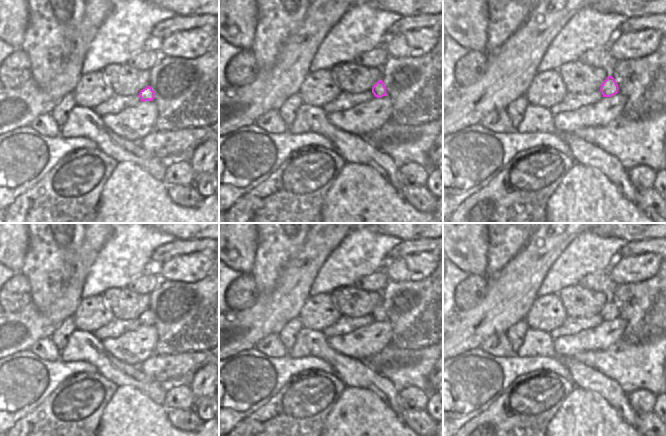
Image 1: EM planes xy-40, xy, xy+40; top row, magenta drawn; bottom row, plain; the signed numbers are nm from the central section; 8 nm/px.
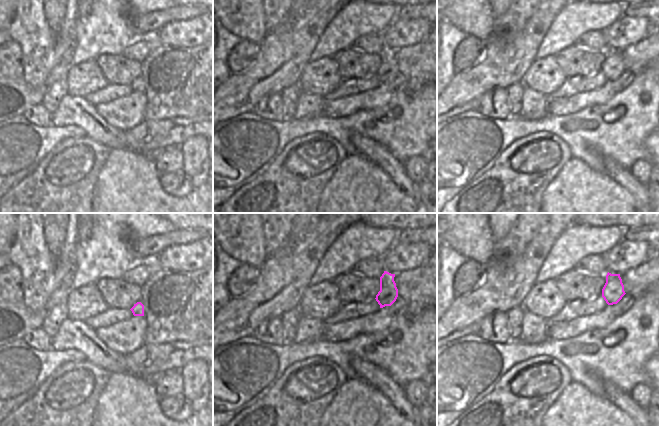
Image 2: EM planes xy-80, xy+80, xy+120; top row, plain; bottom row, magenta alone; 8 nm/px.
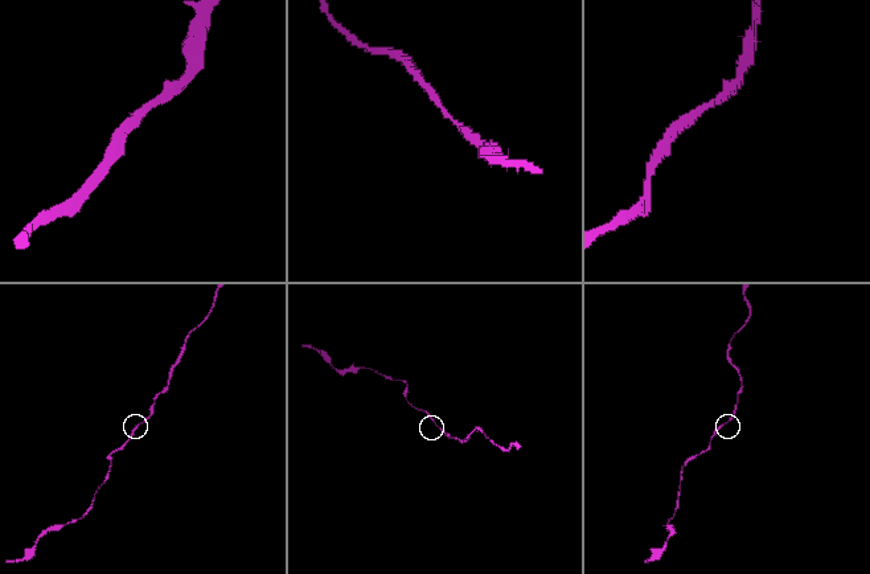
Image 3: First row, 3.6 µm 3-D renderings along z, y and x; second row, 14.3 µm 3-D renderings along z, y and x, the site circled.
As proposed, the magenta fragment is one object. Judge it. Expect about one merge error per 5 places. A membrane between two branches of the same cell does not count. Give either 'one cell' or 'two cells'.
one cell

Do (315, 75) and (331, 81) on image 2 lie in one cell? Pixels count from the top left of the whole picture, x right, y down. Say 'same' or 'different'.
same

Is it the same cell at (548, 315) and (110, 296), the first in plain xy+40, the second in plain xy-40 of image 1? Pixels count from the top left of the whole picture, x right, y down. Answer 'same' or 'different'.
different

